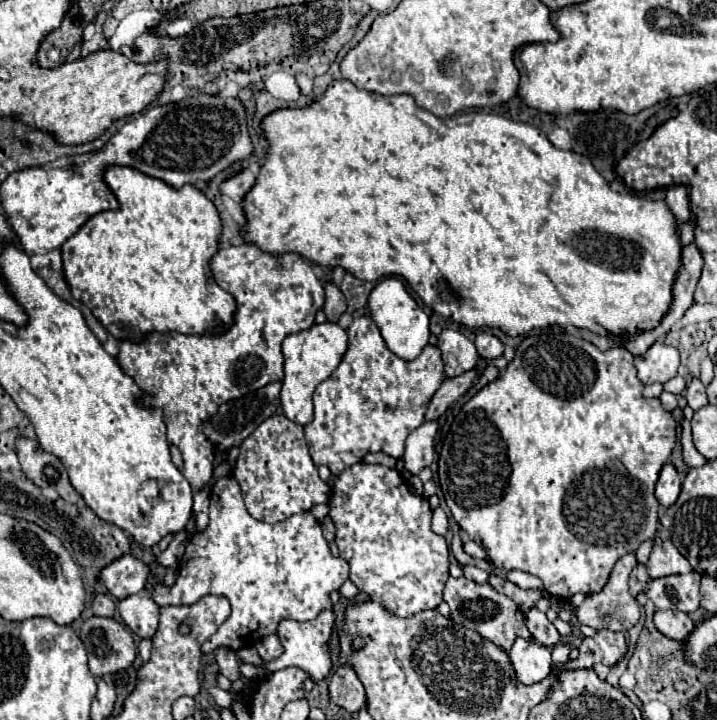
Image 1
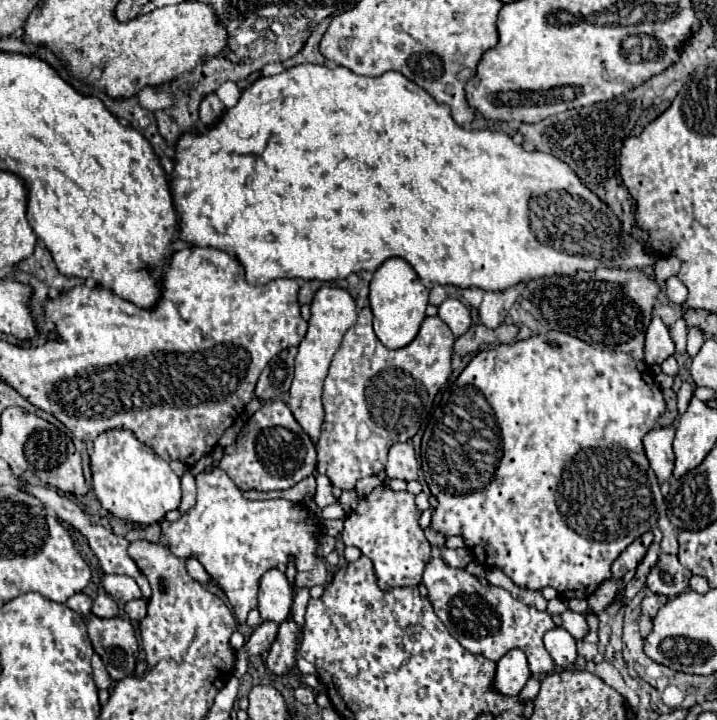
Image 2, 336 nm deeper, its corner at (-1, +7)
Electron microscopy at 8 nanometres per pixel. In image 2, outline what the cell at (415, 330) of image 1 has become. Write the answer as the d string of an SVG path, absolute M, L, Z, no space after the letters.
M390 258L386 260L376 272L370 282L370 306L374 312L374 332L378 340L386 348L404 348L414 340L414 336L420 330L420 324L426 318L426 306L428 306L428 290L420 282L418 274L406 260L402 258Z

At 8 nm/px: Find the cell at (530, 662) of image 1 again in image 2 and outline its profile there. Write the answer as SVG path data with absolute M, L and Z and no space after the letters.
M514 648L498 660L498 668L494 676L494 690L506 696L518 696L530 676L532 674L528 668L526 654L520 648Z

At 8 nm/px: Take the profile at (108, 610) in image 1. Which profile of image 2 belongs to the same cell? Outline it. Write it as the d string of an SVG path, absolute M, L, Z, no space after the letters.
M98 594L92 604L92 614L98 618L114 618L118 614L118 604L108 594Z

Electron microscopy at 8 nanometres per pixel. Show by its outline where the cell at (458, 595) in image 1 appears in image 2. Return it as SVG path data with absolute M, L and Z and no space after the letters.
M438 554L428 562L424 570L424 584L428 588L428 598L438 618L466 650L498 662L508 650L520 648L528 656L532 674L544 676L554 668L554 660L542 644L544 632L554 628L552 616L548 612L540 612L522 604L520 600L512 598L510 592L504 588L482 584L464 568L448 566Z

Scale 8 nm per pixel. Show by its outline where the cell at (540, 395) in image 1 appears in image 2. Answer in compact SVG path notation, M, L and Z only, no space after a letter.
M546 332L544 336L536 334L528 340L518 340L514 344L498 344L478 352L470 364L462 370L456 384L450 388L448 404L446 390L440 404L434 408L434 414L428 422L430 436L422 438L422 470L430 486L430 492L438 500L438 508L432 512L432 528L444 536L462 536L470 552L474 552L476 562L486 568L500 568L514 584L540 590L552 586L562 598L588 598L602 582L612 578L612 562L642 534L652 530L658 520L654 490L660 490L654 470L648 464L642 438L656 428L658 418L666 412L666 402L660 386L654 380L652 368L644 360L634 360L624 352L604 352L596 350L590 344L564 334L564 332Z

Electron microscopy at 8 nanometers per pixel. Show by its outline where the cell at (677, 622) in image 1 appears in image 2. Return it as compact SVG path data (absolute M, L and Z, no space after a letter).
M648 594L642 600L642 614L648 618L654 618L658 614L658 610L668 602L666 596L658 596L658 594Z

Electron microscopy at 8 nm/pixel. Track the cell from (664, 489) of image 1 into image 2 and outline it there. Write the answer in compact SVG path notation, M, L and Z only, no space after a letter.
M656 428L654 432L648 432L644 436L644 448L646 448L646 456L650 460L652 470L658 476L658 482L664 484L674 470L674 430L672 428Z

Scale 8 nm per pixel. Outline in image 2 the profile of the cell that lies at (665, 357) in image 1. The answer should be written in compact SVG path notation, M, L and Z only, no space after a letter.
M656 316L646 330L646 348L644 348L644 362L654 366L662 364L666 358L674 356L674 342L670 338L668 326Z

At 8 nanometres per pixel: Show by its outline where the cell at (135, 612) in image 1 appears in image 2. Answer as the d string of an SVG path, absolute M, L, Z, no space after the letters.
M104 576L102 586L118 604L126 604L130 600L144 598L136 580L130 576Z

